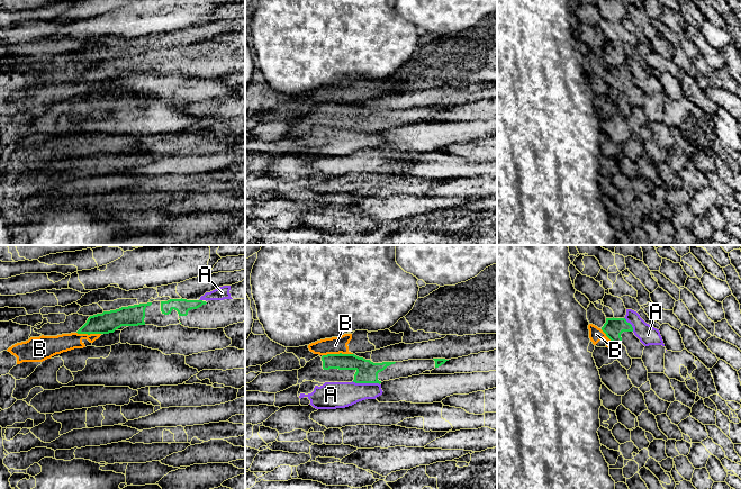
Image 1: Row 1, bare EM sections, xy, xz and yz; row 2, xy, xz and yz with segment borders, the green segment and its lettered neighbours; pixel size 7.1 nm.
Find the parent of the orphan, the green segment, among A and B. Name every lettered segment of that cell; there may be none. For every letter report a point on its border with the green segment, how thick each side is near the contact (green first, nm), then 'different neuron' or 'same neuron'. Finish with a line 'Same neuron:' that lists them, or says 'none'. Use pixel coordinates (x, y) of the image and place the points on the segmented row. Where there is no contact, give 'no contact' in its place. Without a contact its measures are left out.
A: meets green in xz at (366, 382); 160 nm thick on the green side, 190 nm on the other; different neuron
B: meets green in xz at (337, 354); 160 nm thick on the green side, 130 nm on the other; different neuron
Same neuron: none

